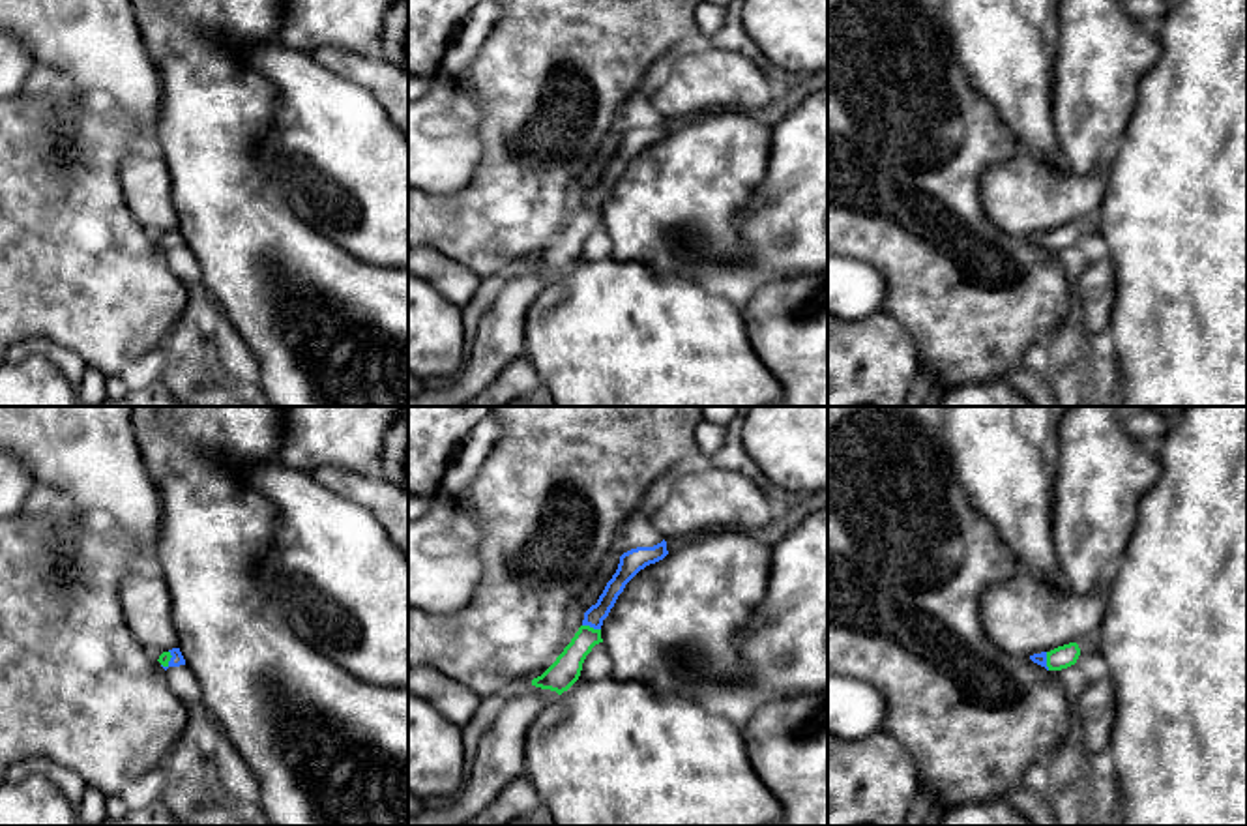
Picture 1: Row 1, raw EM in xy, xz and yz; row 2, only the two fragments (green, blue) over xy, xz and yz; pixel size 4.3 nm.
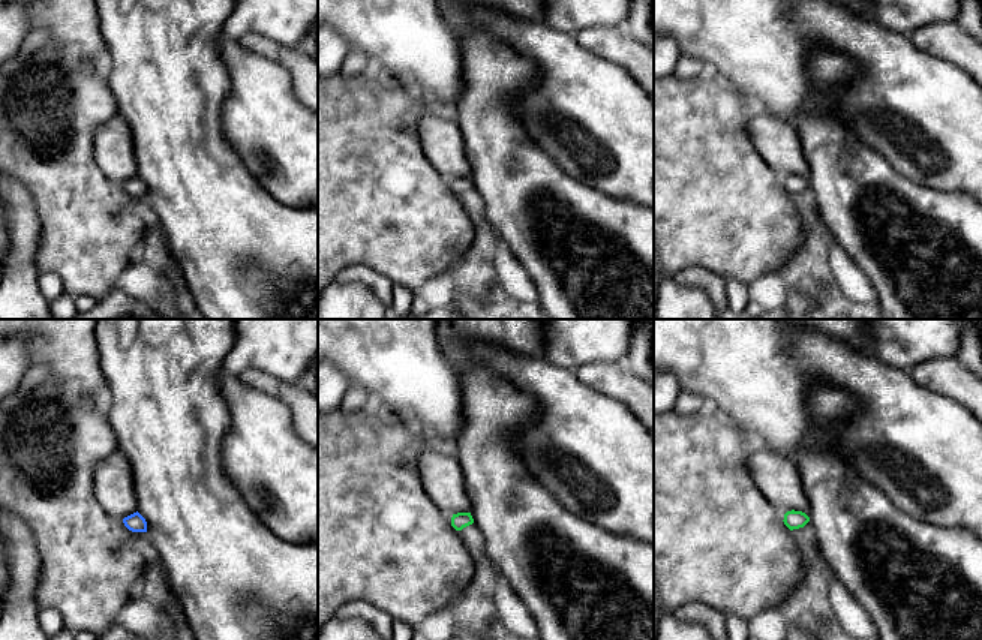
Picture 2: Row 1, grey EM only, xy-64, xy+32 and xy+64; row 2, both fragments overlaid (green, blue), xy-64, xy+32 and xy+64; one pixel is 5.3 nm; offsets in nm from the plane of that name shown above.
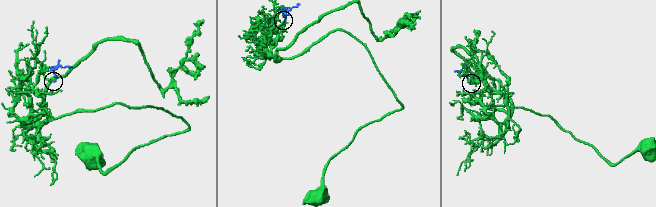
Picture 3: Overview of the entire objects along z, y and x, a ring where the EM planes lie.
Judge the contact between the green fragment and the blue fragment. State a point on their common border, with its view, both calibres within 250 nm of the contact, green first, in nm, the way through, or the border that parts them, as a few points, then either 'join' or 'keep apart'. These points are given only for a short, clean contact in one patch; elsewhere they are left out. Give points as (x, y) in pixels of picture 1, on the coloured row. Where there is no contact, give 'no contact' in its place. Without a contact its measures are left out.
xz (592, 628) | 120/90 nm | across xz (566, 669), (592, 628), (594, 617) | join

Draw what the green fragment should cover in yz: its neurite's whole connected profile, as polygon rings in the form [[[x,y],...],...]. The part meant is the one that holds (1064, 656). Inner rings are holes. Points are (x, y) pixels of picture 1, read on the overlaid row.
[[[1069,642],[1069,644],[1050,650],[1050,652],[1034,654],[1034,656],[1030,656],[1030,659],[1034,663],[1045,667],[1047,671],[1062,671],[1062,669],[1075,665],[1078,656],[1080,656],[1078,644]]]

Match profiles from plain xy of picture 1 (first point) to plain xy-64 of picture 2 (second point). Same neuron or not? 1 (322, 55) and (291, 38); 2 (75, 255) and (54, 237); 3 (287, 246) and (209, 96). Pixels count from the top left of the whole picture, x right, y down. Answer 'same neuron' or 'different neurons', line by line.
1: different neurons
2: same neuron
3: same neuron

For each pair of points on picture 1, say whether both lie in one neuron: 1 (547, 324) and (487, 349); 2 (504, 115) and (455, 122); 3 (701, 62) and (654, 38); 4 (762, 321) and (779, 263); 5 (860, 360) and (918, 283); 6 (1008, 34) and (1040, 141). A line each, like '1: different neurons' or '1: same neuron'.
1: different neurons
2: different neurons
3: different neurons
4: different neurons
5: different neurons
6: same neuron

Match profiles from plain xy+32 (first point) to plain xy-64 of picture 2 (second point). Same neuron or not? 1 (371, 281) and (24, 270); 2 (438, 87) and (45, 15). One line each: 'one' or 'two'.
1: two
2: one

